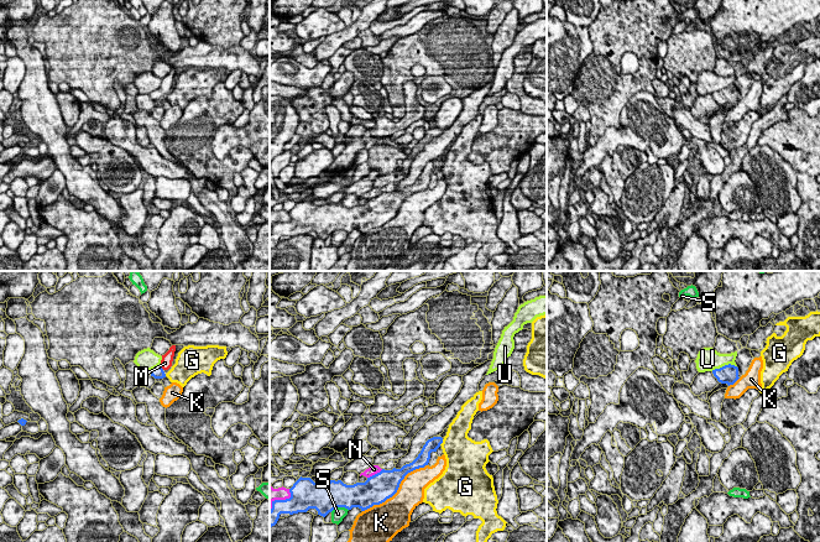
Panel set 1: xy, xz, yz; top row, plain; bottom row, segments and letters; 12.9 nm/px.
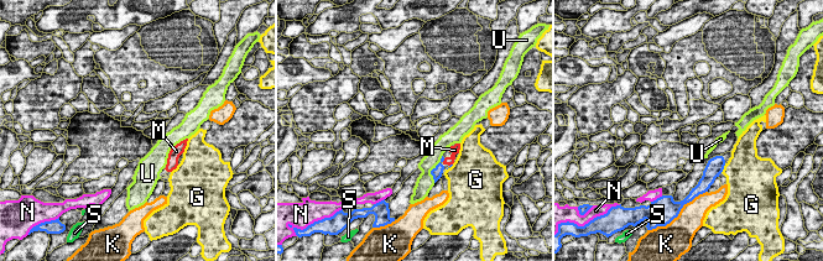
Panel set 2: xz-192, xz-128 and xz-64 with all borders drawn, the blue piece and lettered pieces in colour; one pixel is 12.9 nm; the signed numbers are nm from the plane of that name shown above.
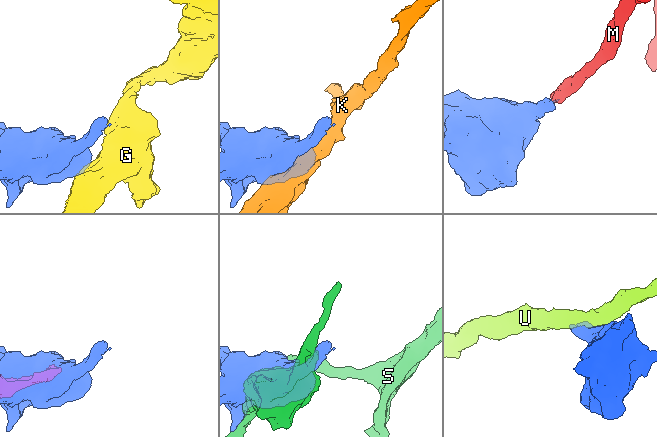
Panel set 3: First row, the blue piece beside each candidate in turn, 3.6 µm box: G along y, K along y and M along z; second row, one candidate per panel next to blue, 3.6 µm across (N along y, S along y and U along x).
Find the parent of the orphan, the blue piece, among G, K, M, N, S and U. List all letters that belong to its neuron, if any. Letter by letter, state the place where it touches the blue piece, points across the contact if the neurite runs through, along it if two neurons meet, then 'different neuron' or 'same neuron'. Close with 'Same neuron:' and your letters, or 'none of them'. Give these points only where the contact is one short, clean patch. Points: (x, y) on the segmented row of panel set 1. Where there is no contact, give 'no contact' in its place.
G: meets blue in xz at (442, 442); border along xz (443, 439), (439, 444); different neuron
K: meets blue in xz at (397, 489); different neuron
M: meets blue in xy at (161, 368); runs through xy (157, 373), (161, 368), (166, 363); same neuron
N: meets blue in xz at (375, 474); different neuron
S: meets blue in xz at (339, 506); different neuron
U: meets blue in yz at (725, 365); different neuron
Same neuron: M

